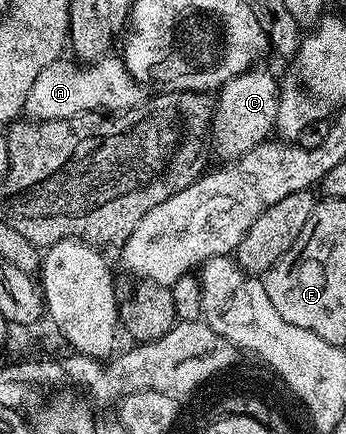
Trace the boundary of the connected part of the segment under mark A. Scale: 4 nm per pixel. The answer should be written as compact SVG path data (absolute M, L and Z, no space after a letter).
M108 55L84 65L73 63L60 57L57 62L53 62L41 71L29 91L29 96L26 97L24 114L30 120L39 122L68 119L91 111L118 113L128 111L144 102L144 86L128 73L122 58Z

